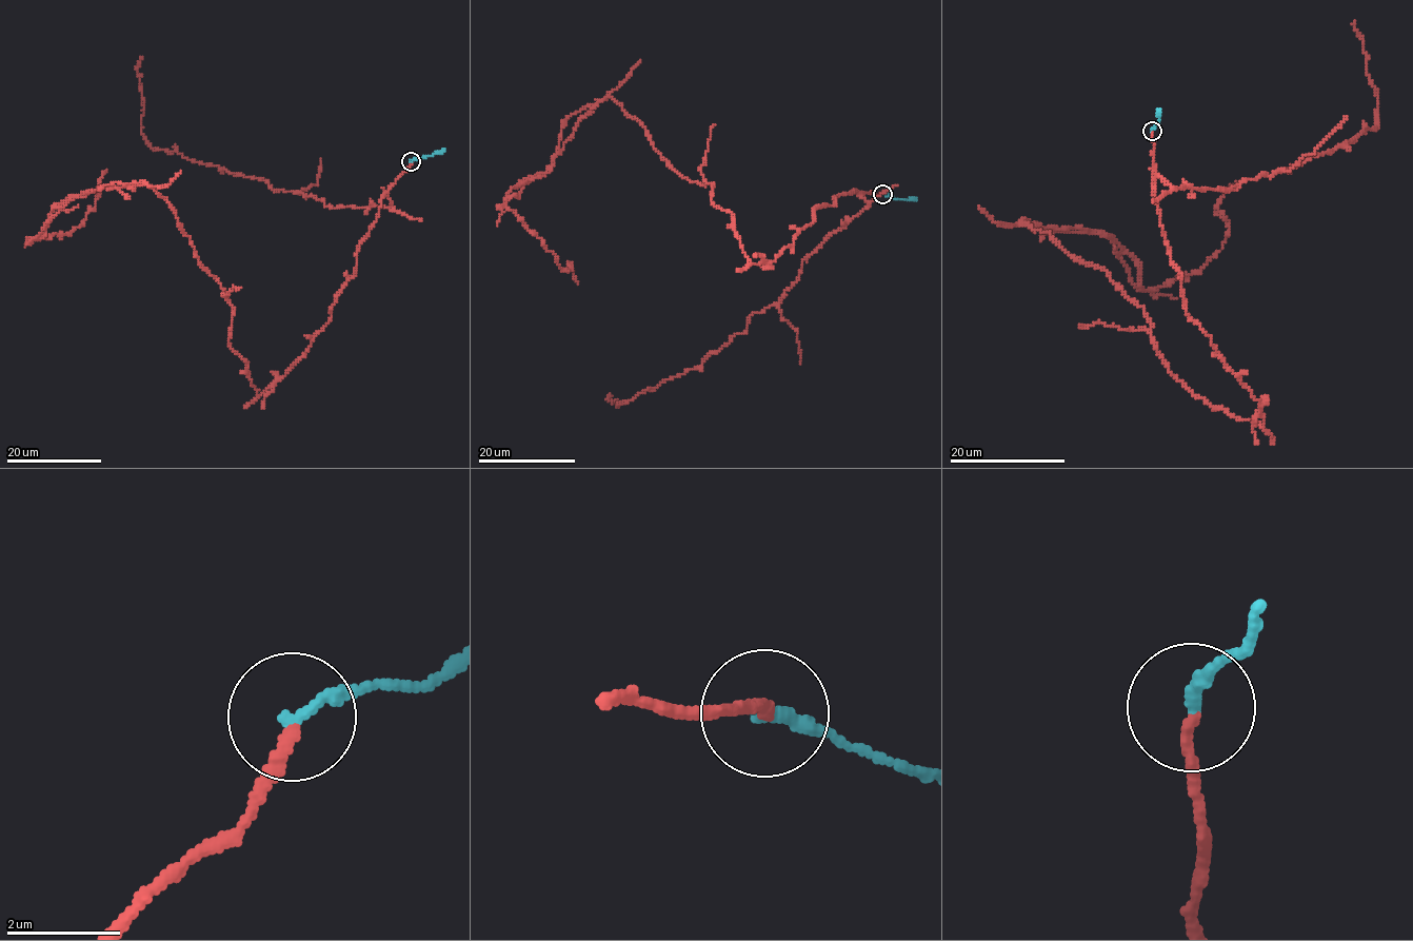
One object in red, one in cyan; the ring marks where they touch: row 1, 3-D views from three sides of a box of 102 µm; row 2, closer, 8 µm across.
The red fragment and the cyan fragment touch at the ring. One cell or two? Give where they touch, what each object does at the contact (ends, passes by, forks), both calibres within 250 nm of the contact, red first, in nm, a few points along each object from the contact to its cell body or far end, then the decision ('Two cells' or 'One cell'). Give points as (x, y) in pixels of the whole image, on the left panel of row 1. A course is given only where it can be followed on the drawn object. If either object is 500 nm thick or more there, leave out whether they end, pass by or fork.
Place: (411, 161). At the ring red ends. At the ring cyan ends. Thickness 180 nm (red) against 240 nm. Course of red: (412, 161), (331, 318), (259, 395), (226, 292), (147, 184), (76, 196), (35, 237), (82, 223), (105, 170). Course of cyan: (412, 161), (440, 153), (445, 148). Two cells

